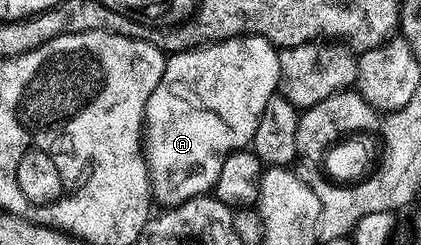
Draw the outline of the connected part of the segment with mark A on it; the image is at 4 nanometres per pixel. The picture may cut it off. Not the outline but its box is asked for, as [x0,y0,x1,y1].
[142,36,280,206]

